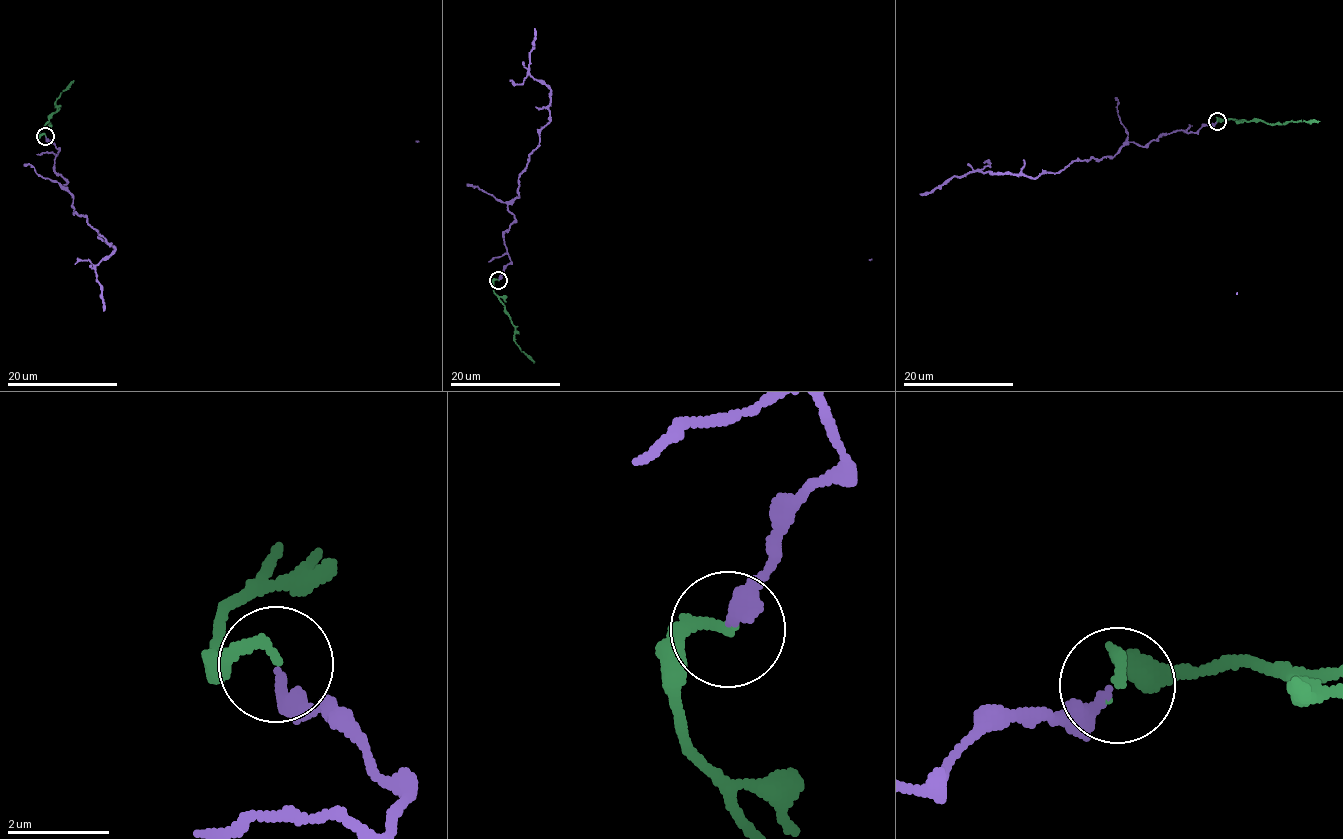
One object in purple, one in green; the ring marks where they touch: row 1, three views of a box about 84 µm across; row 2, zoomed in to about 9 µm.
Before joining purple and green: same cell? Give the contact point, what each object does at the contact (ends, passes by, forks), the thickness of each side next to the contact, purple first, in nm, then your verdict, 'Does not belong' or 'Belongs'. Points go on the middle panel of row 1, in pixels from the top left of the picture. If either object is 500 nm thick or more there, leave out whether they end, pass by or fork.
Place: (498, 280). At the ring purple ends. At the ring green ends. Thickness 280 nm (purple) against 200 nm. Belongs

